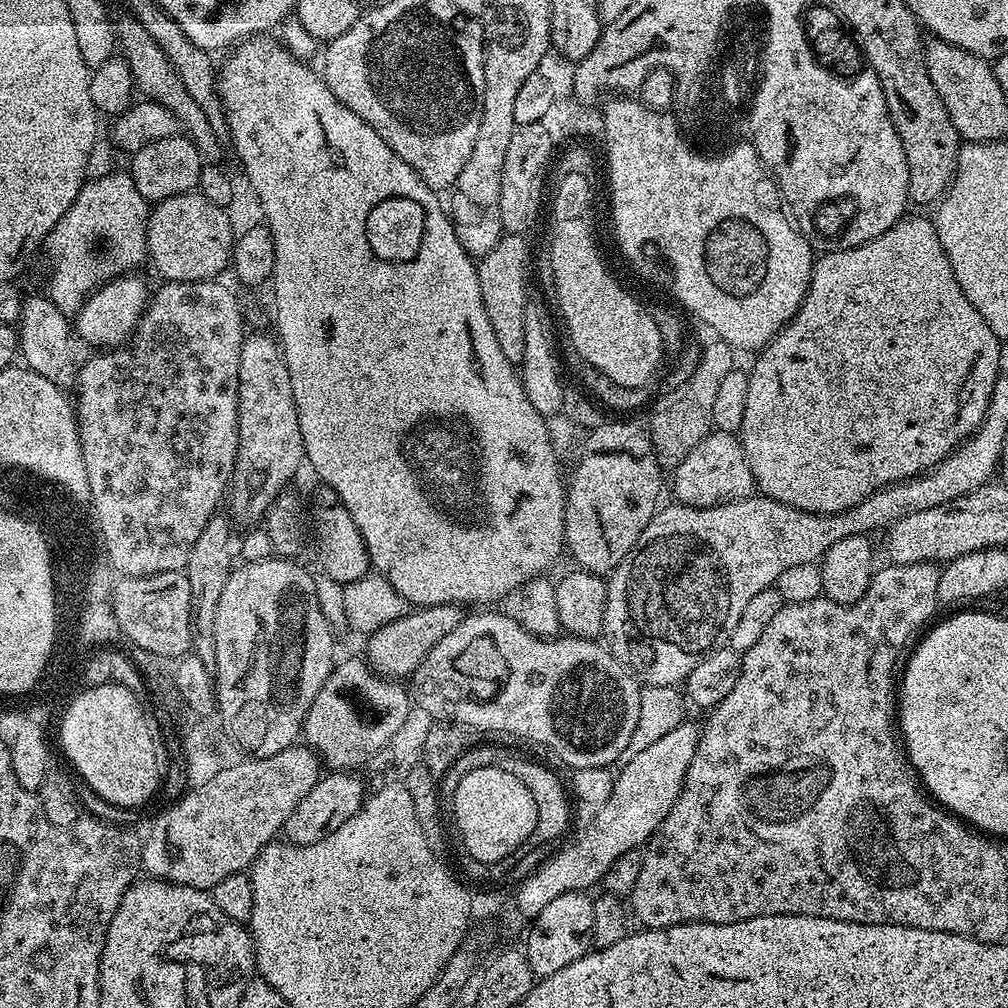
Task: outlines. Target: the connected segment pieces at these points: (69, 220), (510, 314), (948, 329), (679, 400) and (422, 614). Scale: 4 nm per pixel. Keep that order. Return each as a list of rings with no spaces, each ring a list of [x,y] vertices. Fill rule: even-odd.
[[[108,172],[105,176],[96,176],[85,179],[78,190],[78,198],[62,214],[58,226],[50,230],[48,239],[44,241],[43,251],[48,251],[48,264],[52,273],[48,276],[48,289],[46,295],[53,303],[67,314],[79,312],[84,301],[100,287],[101,284],[121,275],[131,273],[140,263],[145,263],[148,255],[146,230],[148,229],[149,201],[138,194],[131,175],[124,172]],[[96,243],[104,244],[104,252],[96,252]]]
[[[520,234],[501,235],[490,254],[479,257],[476,264],[478,286],[482,290],[482,306],[486,306],[486,318],[494,329],[494,339],[502,354],[513,366],[519,366],[526,354],[526,306],[528,293],[528,244]]]
[[[905,215],[894,226],[890,226],[890,230],[878,234],[878,238],[874,238],[862,246],[854,246],[850,250],[823,253],[813,263],[812,281],[808,284],[804,301],[800,303],[800,308],[794,314],[794,318],[755,357],[757,360],[753,362],[752,368],[750,367],[750,371],[748,372],[746,414],[742,418],[742,426],[738,435],[741,444],[744,446],[746,462],[750,462],[750,470],[752,471],[755,487],[763,495],[769,496],[772,500],[782,502],[786,506],[794,506],[803,512],[817,512],[819,516],[825,516],[826,514],[834,514],[835,512],[845,512],[846,510],[850,510],[850,506],[858,506],[858,502],[870,498],[870,494],[874,494],[879,488],[884,488],[888,484],[897,484],[900,480],[909,480],[912,476],[919,476],[921,472],[927,472],[935,464],[946,459],[963,440],[967,440],[984,420],[984,415],[986,415],[990,406],[990,398],[994,394],[994,382],[998,378],[1001,343],[1001,337],[996,336],[994,330],[990,330],[990,326],[986,326],[986,318],[982,318],[982,314],[978,314],[978,310],[974,310],[974,306],[970,306],[970,298],[966,298],[966,294],[962,294],[962,286],[958,286],[958,278],[954,278],[954,270],[950,266],[950,258],[946,258],[946,250],[942,250],[942,242],[936,233],[935,223],[929,217],[927,220],[924,216]]]
[[[712,338],[705,346],[696,369],[673,392],[666,393],[657,402],[652,417],[648,424],[646,423],[646,431],[652,438],[652,449],[656,451],[657,460],[665,469],[675,470],[682,458],[686,458],[686,454],[690,454],[690,450],[694,450],[694,446],[698,446],[698,442],[702,442],[702,438],[706,438],[709,432],[713,431],[714,397],[722,378],[732,372],[732,356],[734,349],[725,340]]]
[[[432,604],[408,612],[396,621],[382,626],[371,633],[366,646],[367,663],[373,671],[389,678],[406,678],[416,672],[426,654],[461,624],[466,615],[465,609],[459,604]]]

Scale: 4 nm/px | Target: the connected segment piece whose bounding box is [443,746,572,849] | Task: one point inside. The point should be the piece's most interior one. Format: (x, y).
(551, 796)

